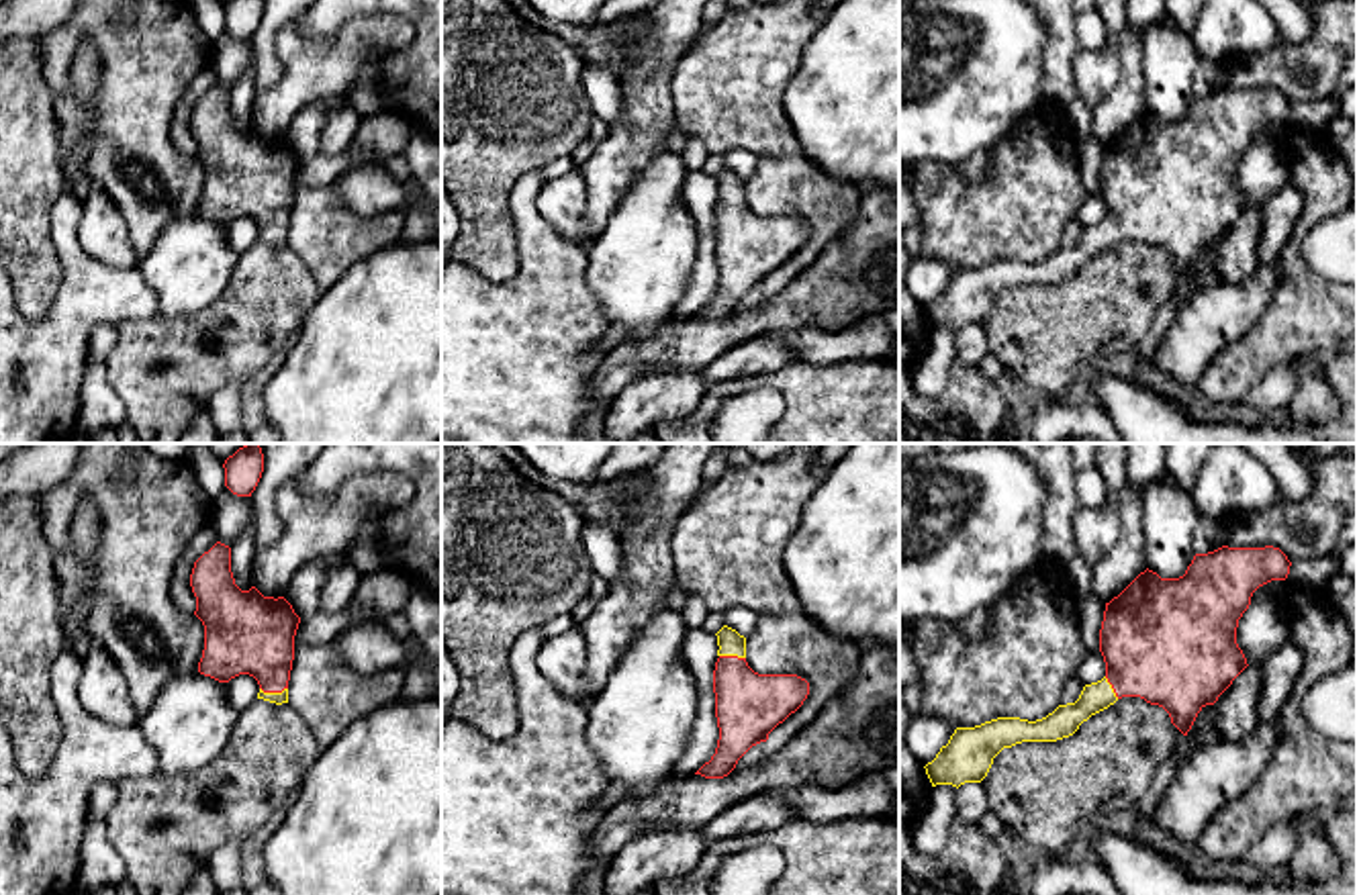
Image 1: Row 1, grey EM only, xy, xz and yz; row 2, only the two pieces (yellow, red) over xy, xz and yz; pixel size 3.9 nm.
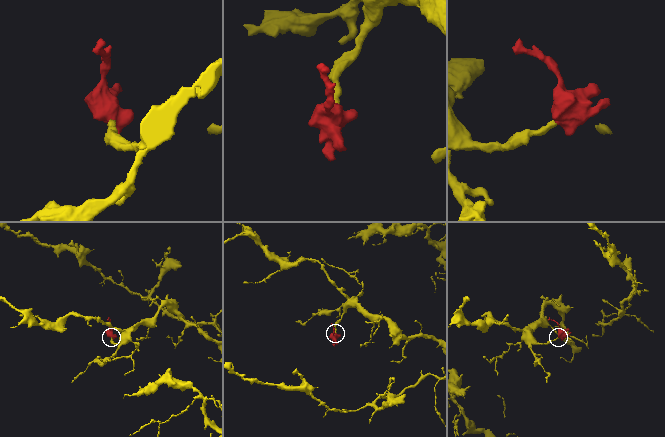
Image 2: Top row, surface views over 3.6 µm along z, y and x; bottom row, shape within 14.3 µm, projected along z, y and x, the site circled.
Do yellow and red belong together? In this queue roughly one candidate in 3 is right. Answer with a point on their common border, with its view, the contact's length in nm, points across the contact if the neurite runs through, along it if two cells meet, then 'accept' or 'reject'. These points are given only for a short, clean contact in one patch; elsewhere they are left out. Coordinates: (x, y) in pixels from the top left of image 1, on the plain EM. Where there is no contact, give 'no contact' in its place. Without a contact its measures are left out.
meets yellow in xy at (274, 236); contact 110 nm long; runs through xy (274, 240), (274, 236), (268, 199), (252, 176); accept

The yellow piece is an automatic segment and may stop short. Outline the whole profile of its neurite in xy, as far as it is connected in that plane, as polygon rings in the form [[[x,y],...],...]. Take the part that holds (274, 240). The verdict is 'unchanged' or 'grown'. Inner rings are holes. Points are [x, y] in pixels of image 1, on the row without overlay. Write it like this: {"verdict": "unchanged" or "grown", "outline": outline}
{"verdict": "grown", "outline": [[[217,84],[192,110],[194,157],[204,168],[198,215],[219,225],[239,217],[258,223],[258,241],[288,245],[294,178],[300,159],[284,139],[241,133],[231,114],[231,90]]]}

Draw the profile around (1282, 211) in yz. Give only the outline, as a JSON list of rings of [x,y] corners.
[[[1285,184],[1261,206],[1263,231],[1259,239],[1259,266],[1279,262],[1281,249],[1300,221],[1304,200],[1298,188]]]

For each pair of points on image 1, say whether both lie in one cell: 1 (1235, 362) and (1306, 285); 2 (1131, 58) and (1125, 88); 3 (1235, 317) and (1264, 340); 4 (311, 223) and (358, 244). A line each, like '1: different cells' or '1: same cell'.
1: same cell
2: same cell
3: different cells
4: same cell

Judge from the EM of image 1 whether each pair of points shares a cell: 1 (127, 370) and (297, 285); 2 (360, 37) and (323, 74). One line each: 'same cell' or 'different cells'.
1: same cell
2: same cell

